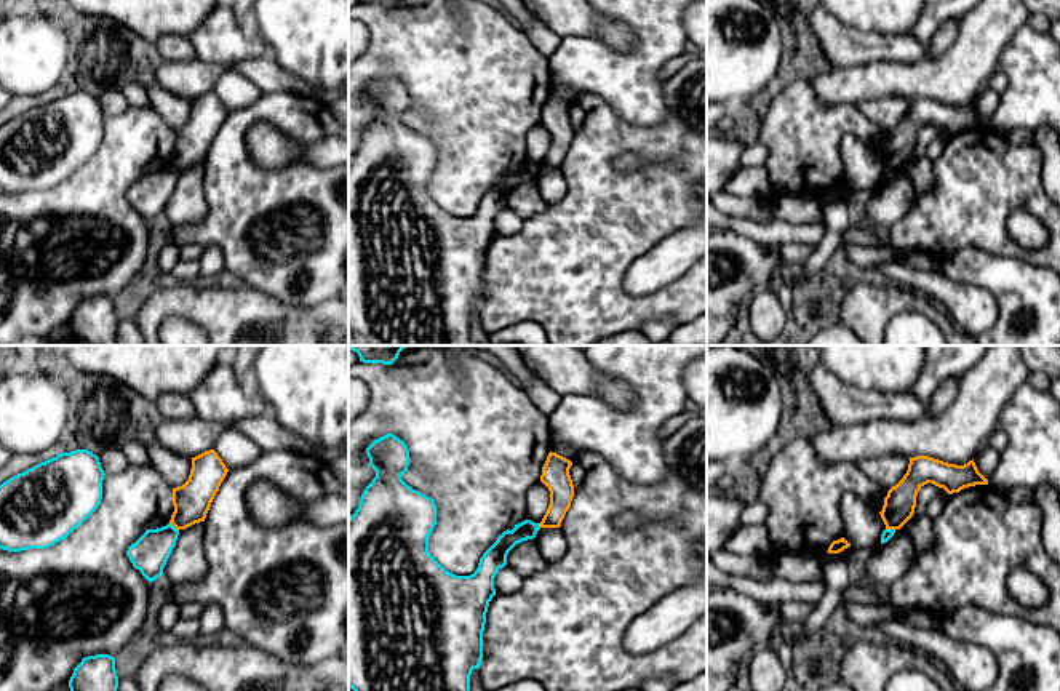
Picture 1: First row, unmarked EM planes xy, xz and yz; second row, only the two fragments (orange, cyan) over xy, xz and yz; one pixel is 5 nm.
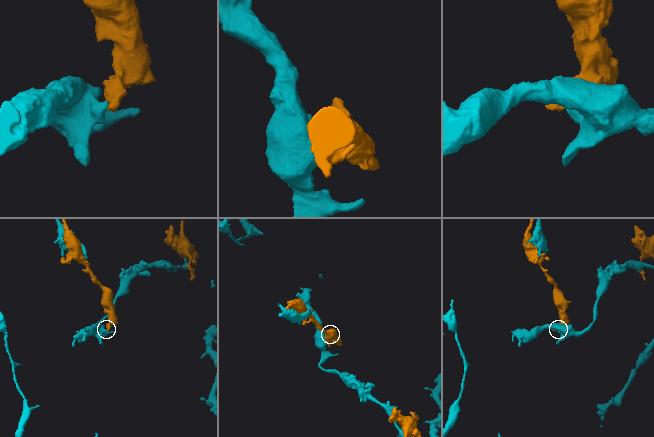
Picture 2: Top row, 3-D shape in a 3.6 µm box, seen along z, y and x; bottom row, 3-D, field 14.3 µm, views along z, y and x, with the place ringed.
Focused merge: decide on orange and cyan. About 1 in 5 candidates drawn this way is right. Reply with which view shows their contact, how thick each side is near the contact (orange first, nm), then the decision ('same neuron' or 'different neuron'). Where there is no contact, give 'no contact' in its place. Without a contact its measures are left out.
contact in xy; calibres 190 and 190 nm; different neuron

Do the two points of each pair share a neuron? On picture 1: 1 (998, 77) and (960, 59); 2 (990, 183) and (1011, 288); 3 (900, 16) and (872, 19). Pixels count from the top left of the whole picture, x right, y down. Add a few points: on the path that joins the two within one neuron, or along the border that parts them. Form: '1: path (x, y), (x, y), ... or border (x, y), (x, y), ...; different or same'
1: border (996, 67), (985, 85); different
2: border (968, 247), (1041, 266); different
3: path (894, 16), (878, 16); same

